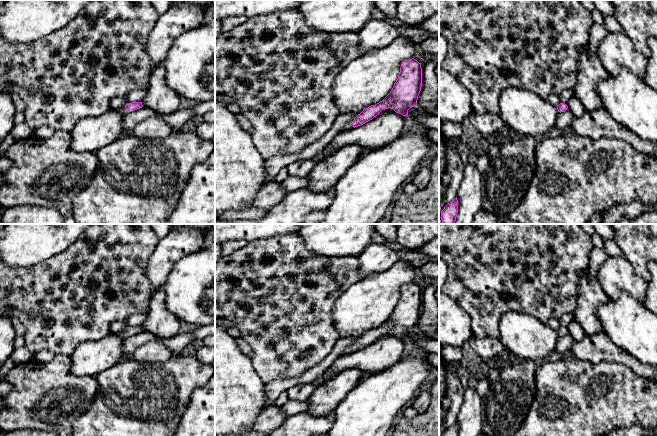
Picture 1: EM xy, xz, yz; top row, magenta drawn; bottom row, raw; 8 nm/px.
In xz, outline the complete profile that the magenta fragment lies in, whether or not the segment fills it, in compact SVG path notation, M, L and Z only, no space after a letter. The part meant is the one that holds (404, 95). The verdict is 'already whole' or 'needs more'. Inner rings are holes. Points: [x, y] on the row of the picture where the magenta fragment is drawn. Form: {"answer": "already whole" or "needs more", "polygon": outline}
{"answer": "needs more", "polygon": "M414 58L405 60L390 93L379 103L371 105L358 114L353 121L347 123L340 132L352 130L379 115L382 110L391 108L403 116L408 110L417 106L418 96L422 87L422 68Z"}

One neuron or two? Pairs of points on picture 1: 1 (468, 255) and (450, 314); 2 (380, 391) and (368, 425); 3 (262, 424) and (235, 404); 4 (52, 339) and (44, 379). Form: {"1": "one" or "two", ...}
{"1": "two", "2": "one", "3": "two", "4": "two"}

